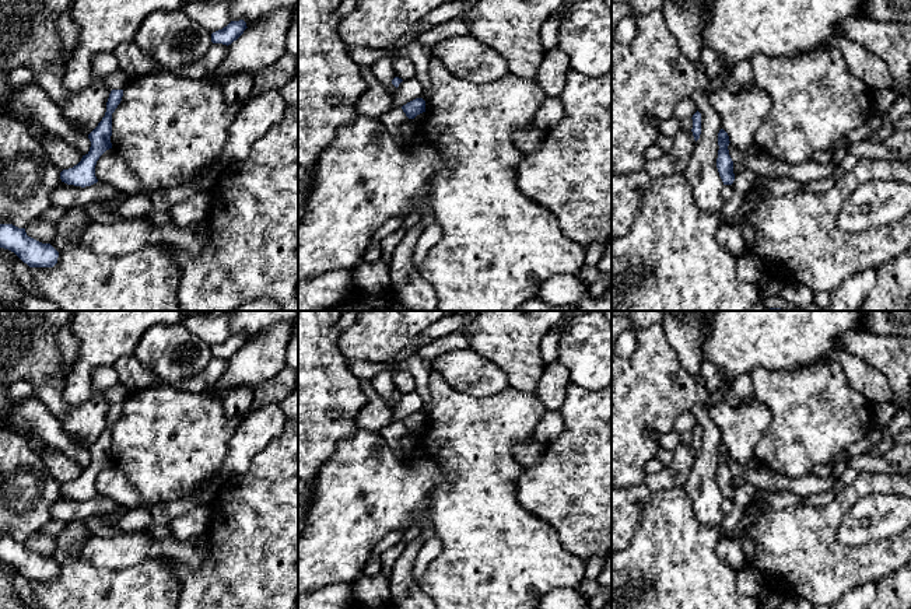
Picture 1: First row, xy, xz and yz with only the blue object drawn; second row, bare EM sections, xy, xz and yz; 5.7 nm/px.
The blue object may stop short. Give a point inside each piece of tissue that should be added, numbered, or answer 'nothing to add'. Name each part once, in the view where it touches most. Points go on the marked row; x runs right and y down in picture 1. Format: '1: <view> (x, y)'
nothing to add

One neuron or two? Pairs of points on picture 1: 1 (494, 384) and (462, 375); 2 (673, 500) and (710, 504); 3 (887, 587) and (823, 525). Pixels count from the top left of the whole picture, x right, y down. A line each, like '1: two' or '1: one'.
1: one
2: two
3: two

